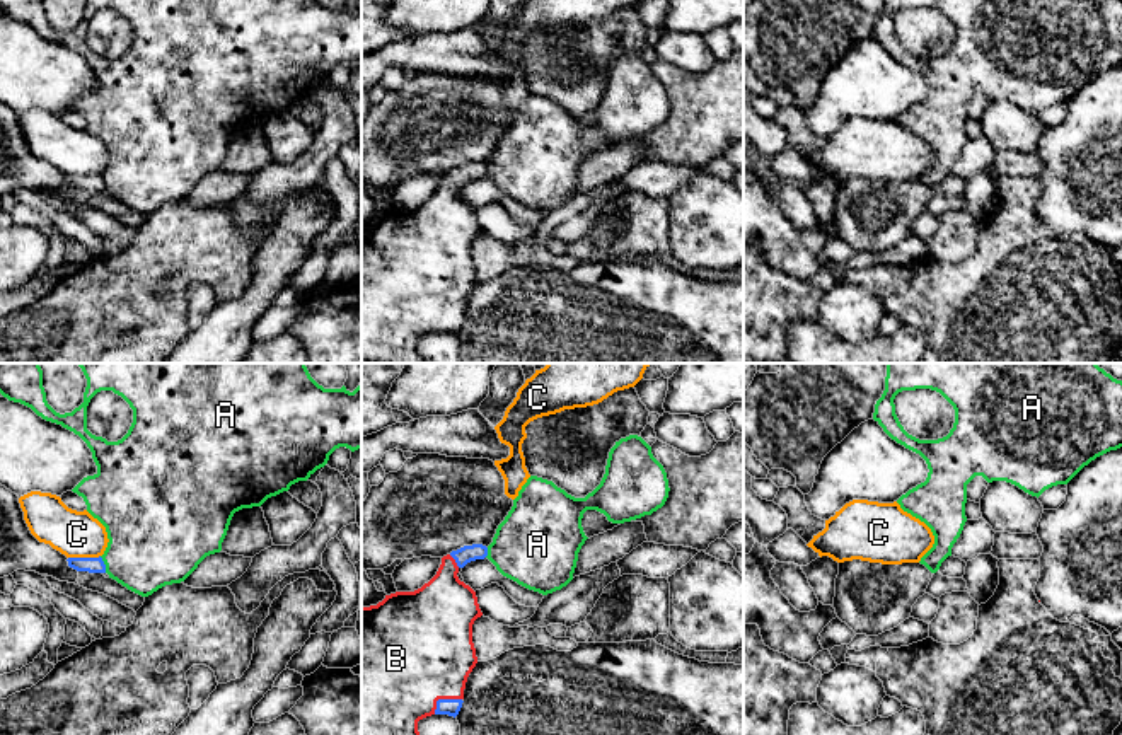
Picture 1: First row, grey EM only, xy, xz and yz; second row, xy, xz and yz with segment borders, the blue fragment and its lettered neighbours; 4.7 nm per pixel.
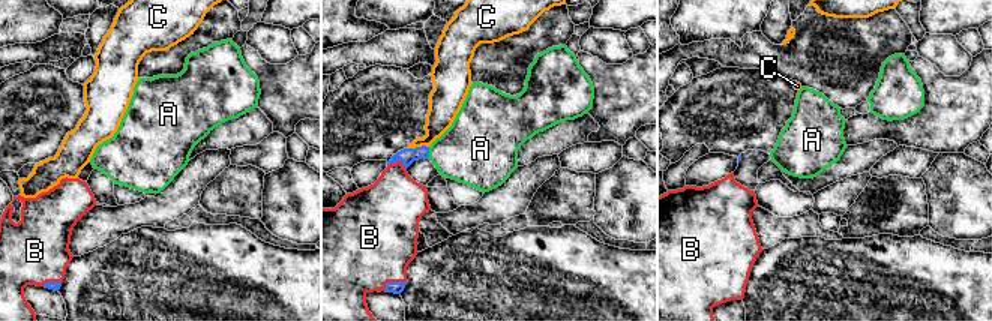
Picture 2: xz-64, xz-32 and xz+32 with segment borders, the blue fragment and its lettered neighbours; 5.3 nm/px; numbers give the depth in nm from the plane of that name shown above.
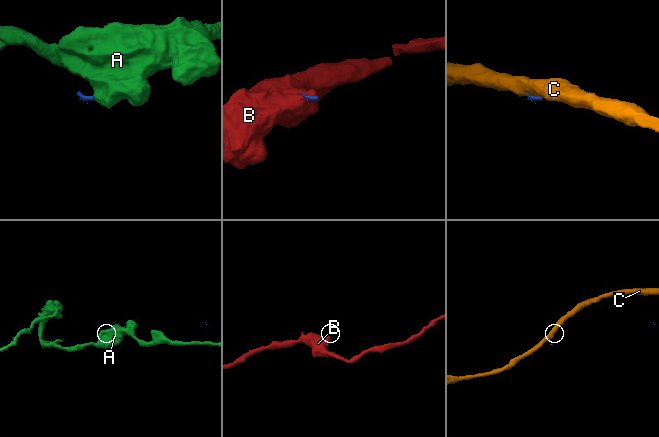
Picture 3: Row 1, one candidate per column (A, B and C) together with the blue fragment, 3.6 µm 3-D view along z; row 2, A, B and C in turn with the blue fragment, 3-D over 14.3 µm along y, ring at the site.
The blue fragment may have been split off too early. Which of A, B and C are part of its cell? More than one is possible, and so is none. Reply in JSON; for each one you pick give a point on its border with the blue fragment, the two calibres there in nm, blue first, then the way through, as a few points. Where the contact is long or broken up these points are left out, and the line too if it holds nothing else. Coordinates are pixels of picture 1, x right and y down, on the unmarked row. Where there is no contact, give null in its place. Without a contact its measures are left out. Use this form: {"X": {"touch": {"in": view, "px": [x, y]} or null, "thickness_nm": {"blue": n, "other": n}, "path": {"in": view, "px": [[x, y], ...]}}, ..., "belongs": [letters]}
{"B": {"touch": {"in": "xz", "px": [442, 318]}, "thickness_nm": {"blue": 80, "other": 480}}, "belongs": ["B"]}

